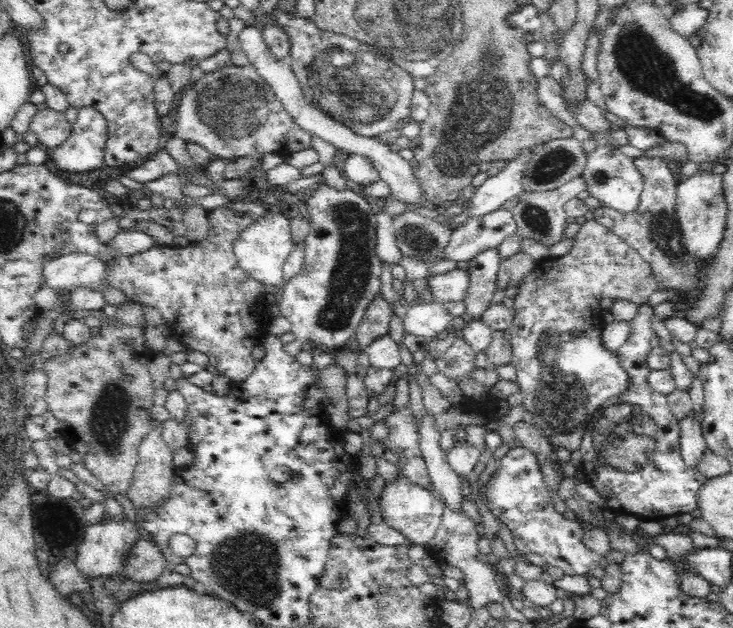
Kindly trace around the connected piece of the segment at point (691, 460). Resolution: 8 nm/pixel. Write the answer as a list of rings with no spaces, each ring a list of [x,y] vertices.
[[[692,412],[690,416],[679,421],[681,455],[685,463],[692,468],[697,468],[698,462],[702,460],[704,450],[708,448],[702,432],[702,419],[702,412],[699,414]]]

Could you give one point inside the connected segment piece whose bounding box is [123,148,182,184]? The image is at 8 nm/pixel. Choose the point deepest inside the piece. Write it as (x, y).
(163, 163)

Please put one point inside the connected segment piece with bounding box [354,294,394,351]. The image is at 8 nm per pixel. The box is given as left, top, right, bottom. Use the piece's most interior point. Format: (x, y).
(375, 322)

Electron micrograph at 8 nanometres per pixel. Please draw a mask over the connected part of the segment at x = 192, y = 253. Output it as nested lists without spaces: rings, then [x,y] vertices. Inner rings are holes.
[[[230,201],[227,204],[224,204],[220,207],[214,208],[211,211],[207,211],[208,218],[208,232],[207,238],[203,241],[199,242],[196,245],[190,244],[187,247],[176,247],[176,246],[168,246],[168,245],[159,245],[152,246],[150,250],[146,250],[144,252],[140,252],[140,254],[130,254],[125,255],[121,254],[120,258],[113,258],[112,262],[109,262],[106,265],[106,278],[107,284],[117,288],[122,291],[128,298],[136,303],[139,303],[142,306],[153,307],[156,308],[162,314],[163,319],[165,320],[165,324],[171,327],[172,336],[175,337],[176,340],[181,342],[181,344],[190,350],[200,350],[200,352],[204,352],[206,356],[209,358],[209,364],[212,364],[216,370],[218,370],[218,375],[222,374],[222,376],[228,376],[231,381],[240,381],[244,380],[244,378],[248,378],[249,374],[252,374],[254,367],[256,366],[257,360],[252,357],[252,348],[254,346],[261,344],[260,340],[264,338],[270,338],[268,330],[266,329],[269,323],[272,321],[272,316],[269,315],[266,310],[268,307],[267,304],[263,304],[263,296],[266,292],[263,291],[265,287],[264,284],[258,282],[256,279],[252,277],[248,277],[247,274],[239,267],[237,263],[237,258],[235,252],[233,251],[234,241],[237,239],[238,233],[246,228],[248,225],[251,225],[253,222],[256,222],[260,217],[263,217],[267,212],[269,212],[271,208],[267,207],[262,202],[243,202],[243,201]],[[266,317],[269,322],[262,322],[262,318]]]

